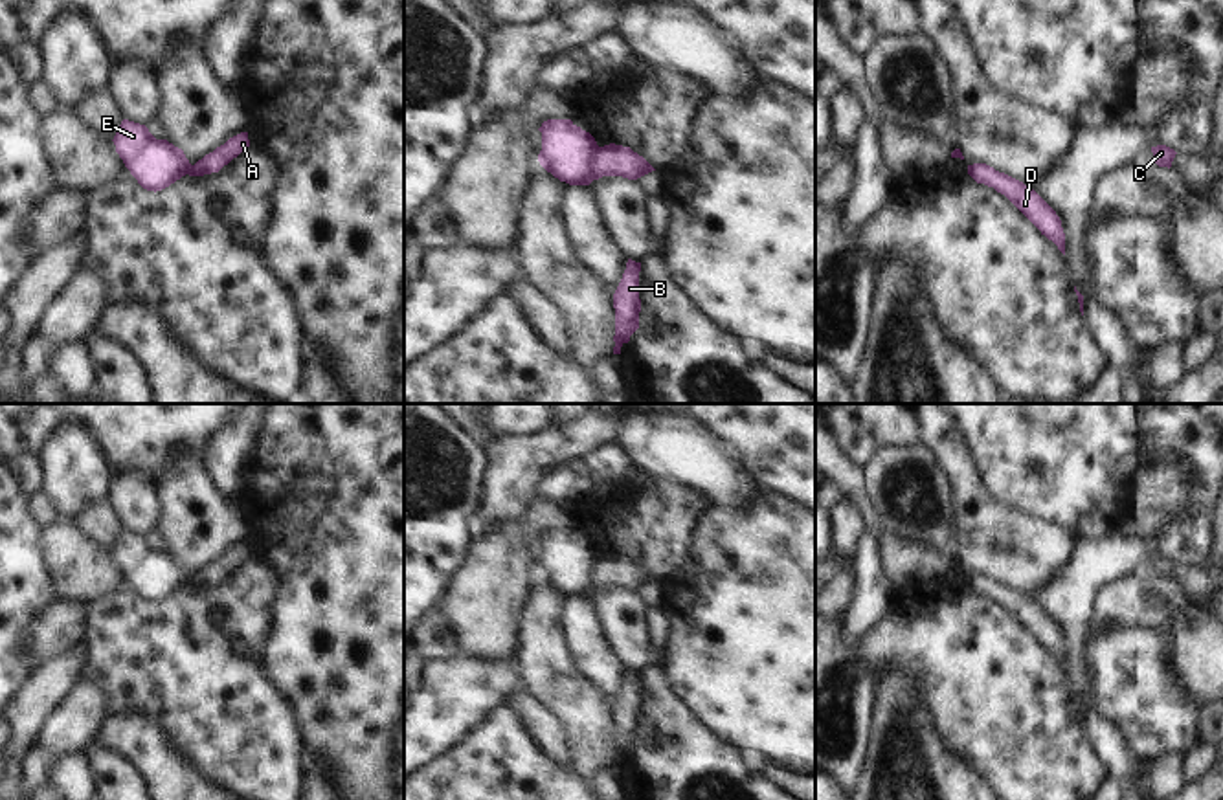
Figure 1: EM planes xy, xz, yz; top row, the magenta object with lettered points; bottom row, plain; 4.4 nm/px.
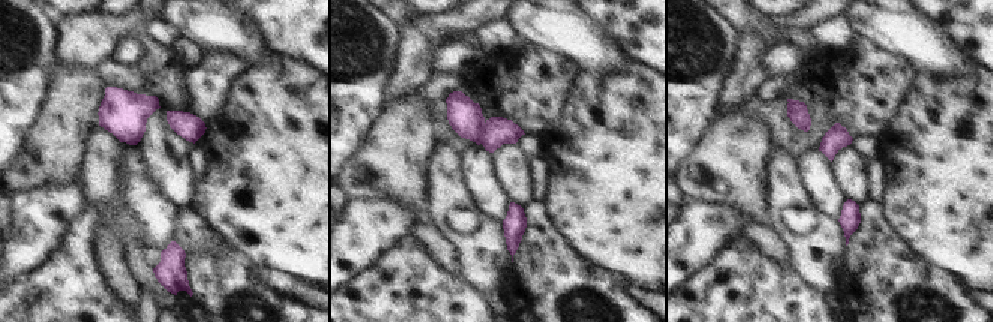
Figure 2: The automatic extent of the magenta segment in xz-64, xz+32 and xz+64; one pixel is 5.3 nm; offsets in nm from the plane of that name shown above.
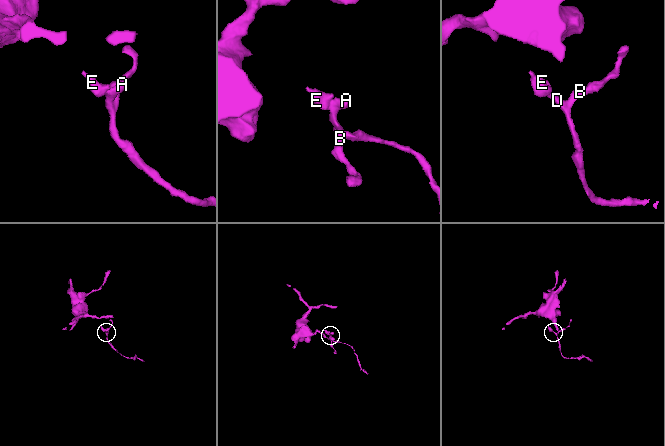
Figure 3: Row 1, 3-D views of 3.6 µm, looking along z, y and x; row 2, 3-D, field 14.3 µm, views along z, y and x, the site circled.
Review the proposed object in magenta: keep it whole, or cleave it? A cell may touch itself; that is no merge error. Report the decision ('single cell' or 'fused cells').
fused cells

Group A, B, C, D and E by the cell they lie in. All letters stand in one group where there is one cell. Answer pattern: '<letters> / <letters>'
A B C D / E

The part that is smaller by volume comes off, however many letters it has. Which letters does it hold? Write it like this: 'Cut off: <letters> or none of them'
Cut off: A, B, C, D

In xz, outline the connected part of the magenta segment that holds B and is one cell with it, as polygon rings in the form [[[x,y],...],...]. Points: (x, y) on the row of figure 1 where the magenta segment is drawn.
[[[628,259],[623,279],[613,294],[615,308],[615,347],[613,354],[621,354],[621,347],[630,341],[630,336],[639,328],[639,272],[641,262]]]

